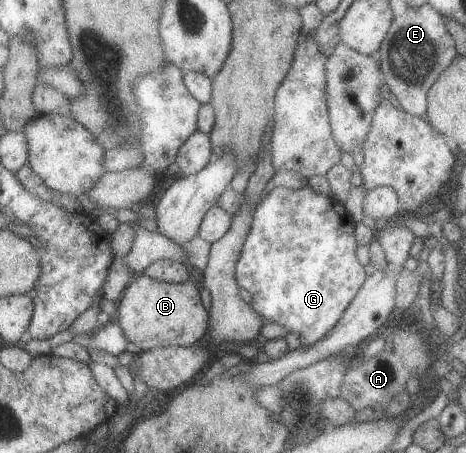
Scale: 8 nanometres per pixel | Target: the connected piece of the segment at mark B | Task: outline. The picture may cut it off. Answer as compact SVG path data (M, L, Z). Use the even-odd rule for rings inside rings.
M162 259L148 266L144 275L133 279L117 305L117 321L126 340L143 350L202 343L210 329L210 311L202 302L200 290L188 278L186 264Z

